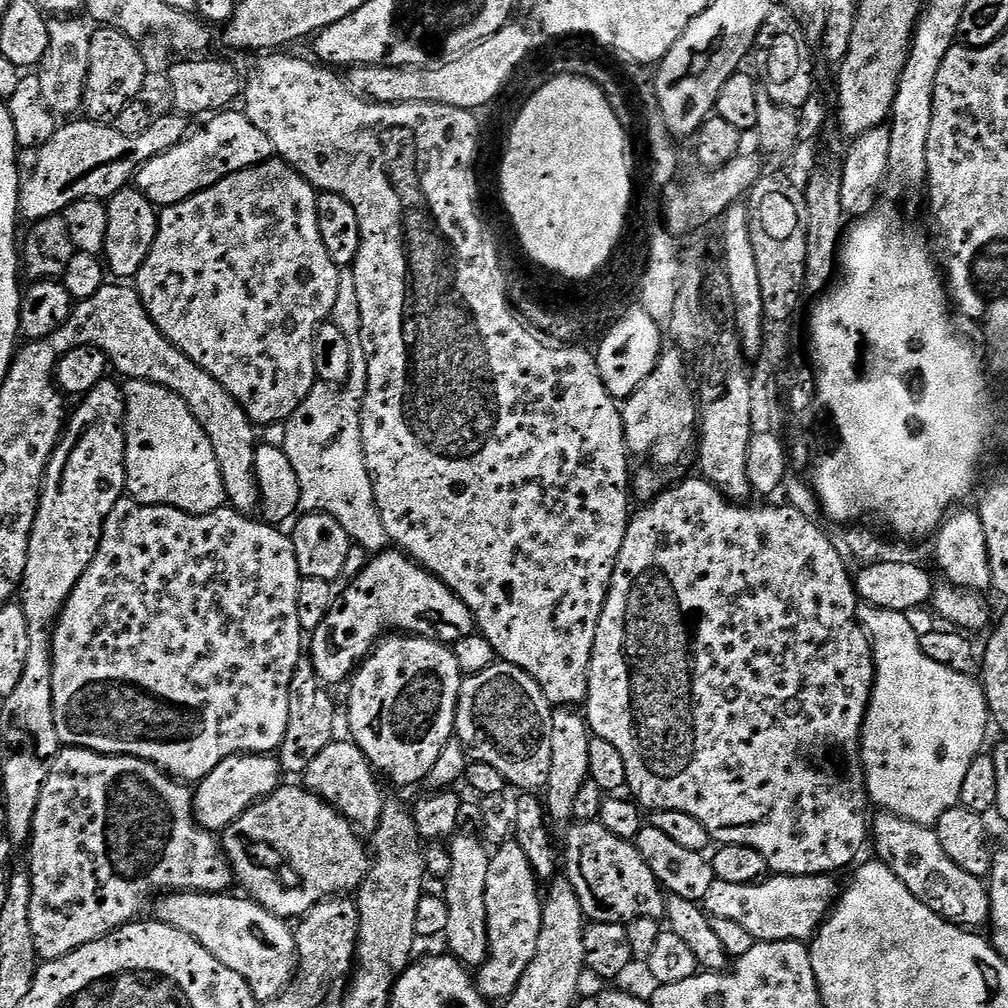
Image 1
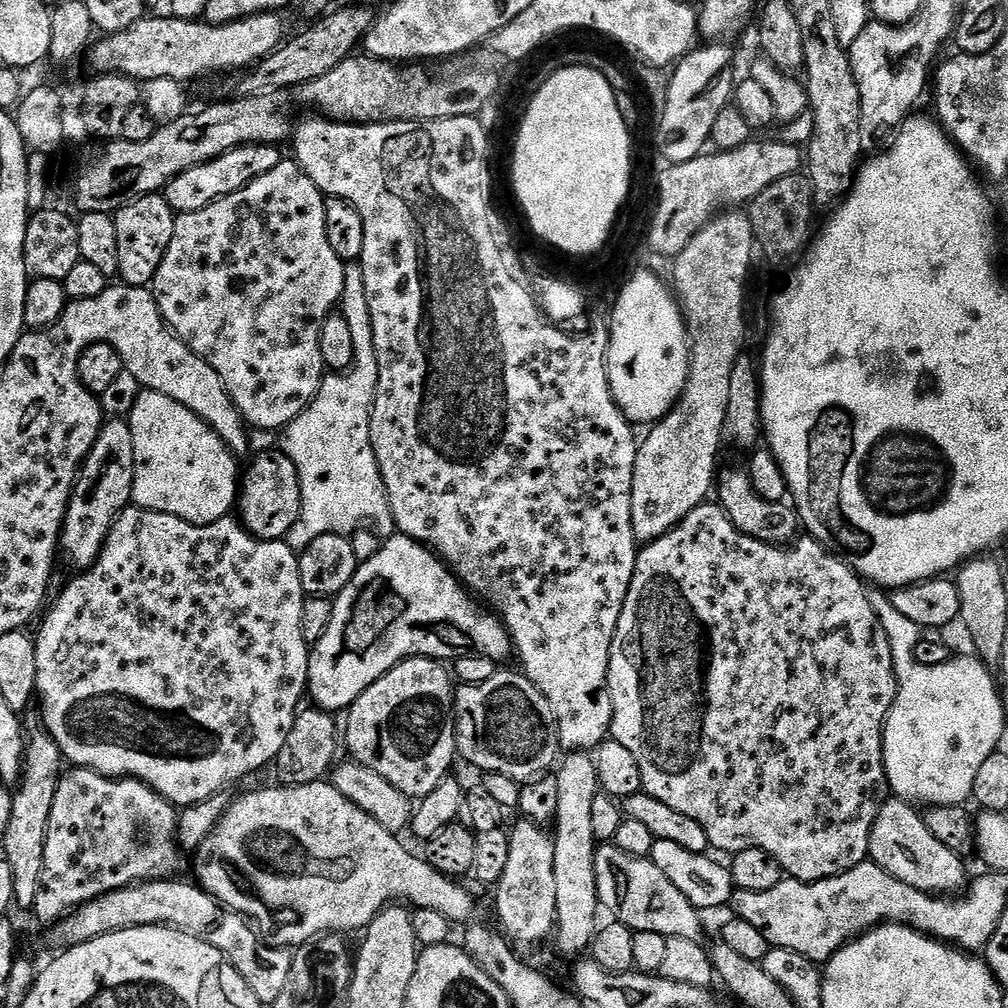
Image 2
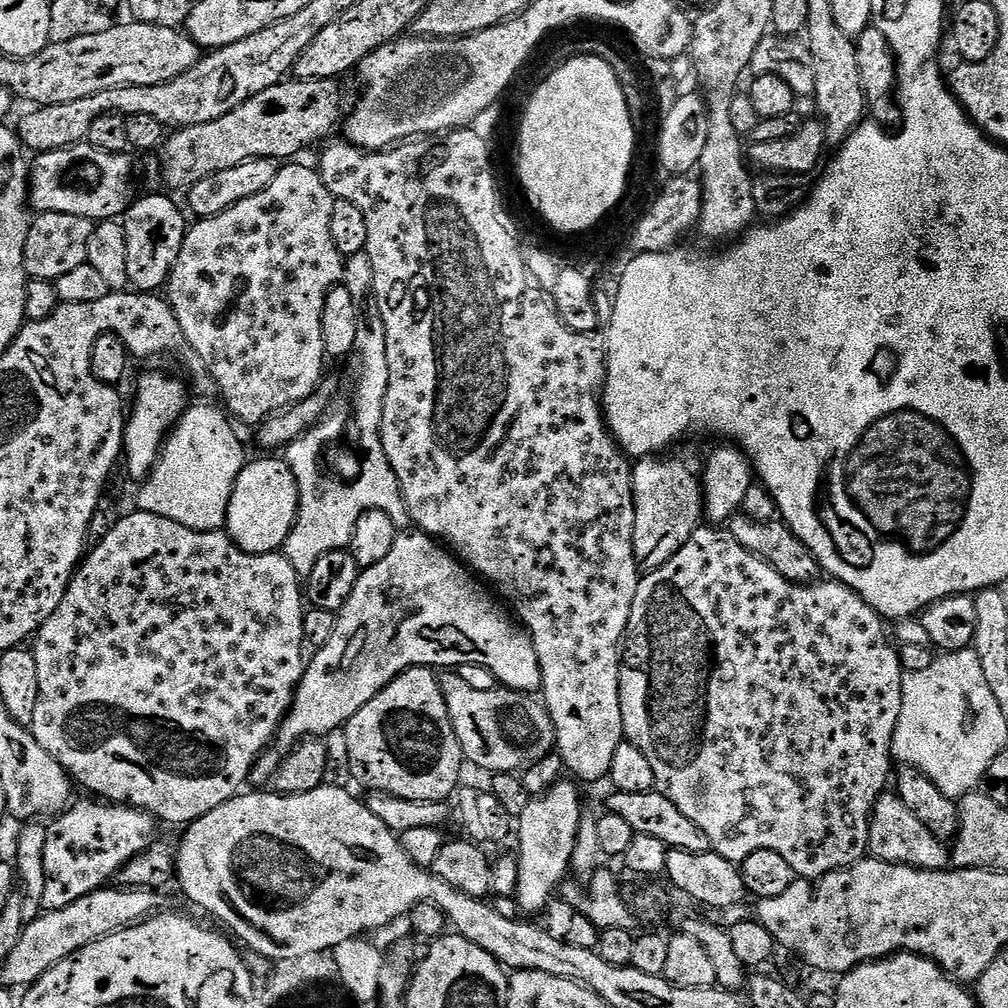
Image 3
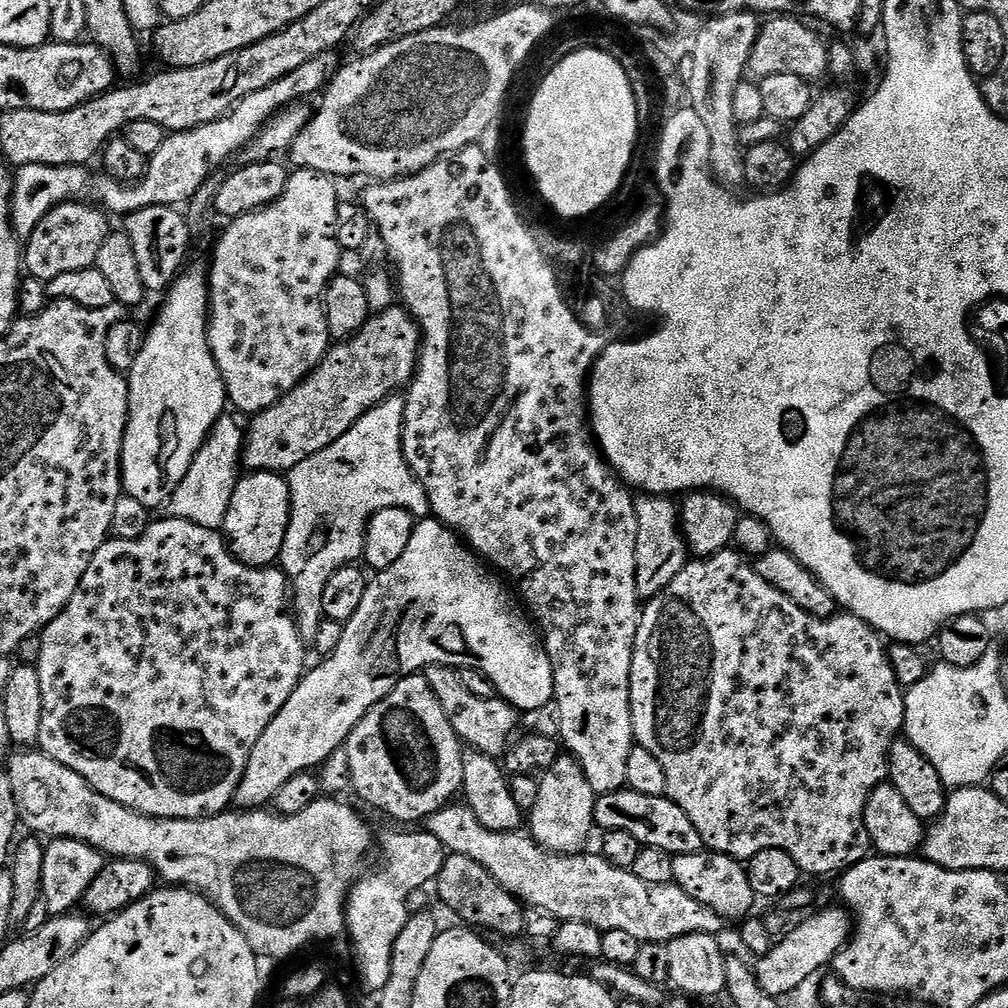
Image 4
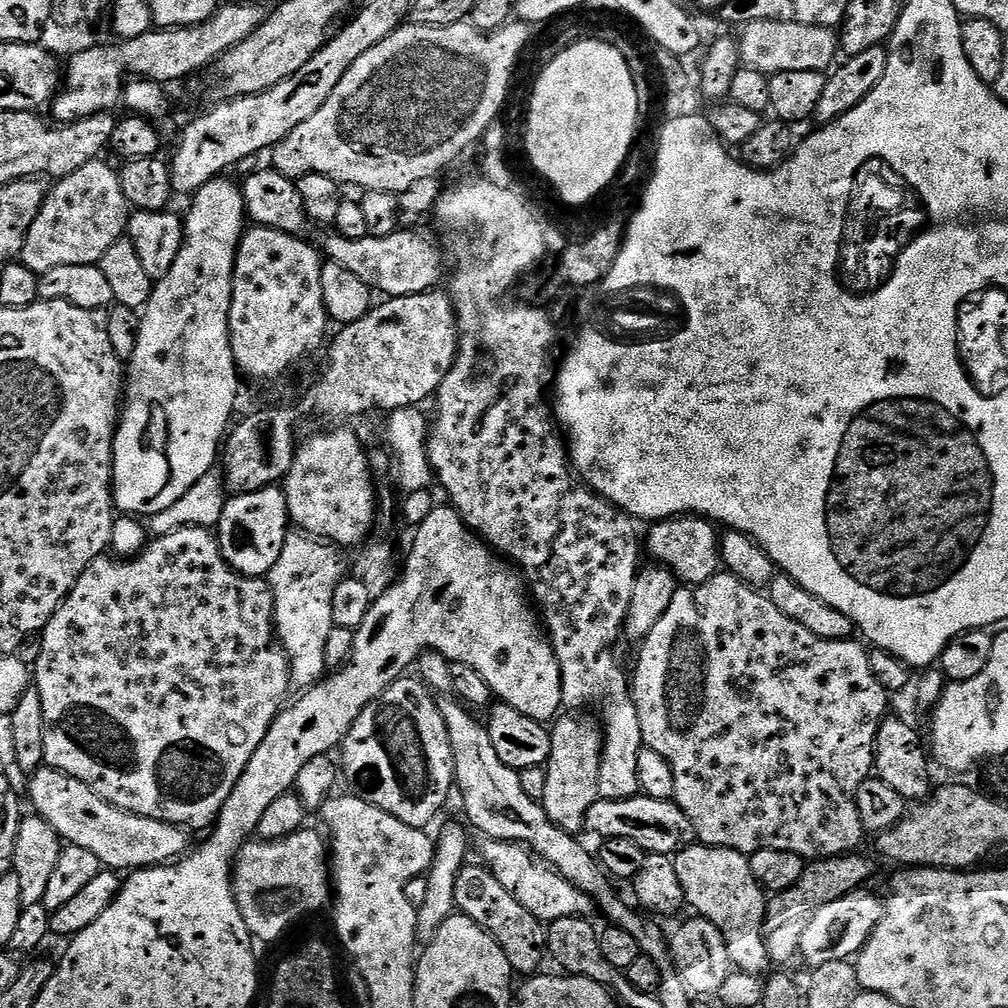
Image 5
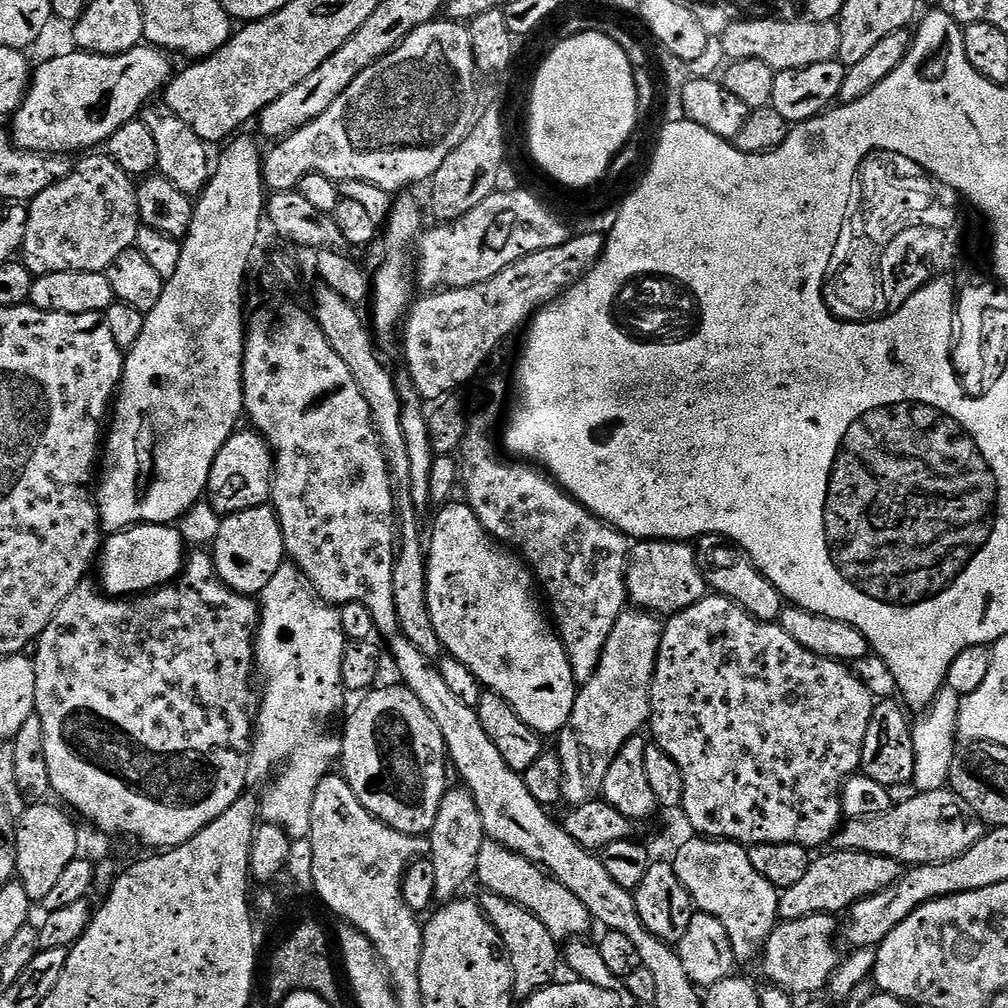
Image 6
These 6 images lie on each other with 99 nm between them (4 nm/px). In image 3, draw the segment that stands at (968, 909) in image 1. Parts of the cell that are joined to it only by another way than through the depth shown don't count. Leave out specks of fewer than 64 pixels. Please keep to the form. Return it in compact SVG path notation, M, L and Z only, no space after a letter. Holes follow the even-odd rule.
M885 791L872 811L868 851L875 859L885 860L891 864L905 864L911 868L921 868L938 872L947 869L950 864L950 848L945 841L934 838L917 816L906 807L906 802L897 796L895 791Z

